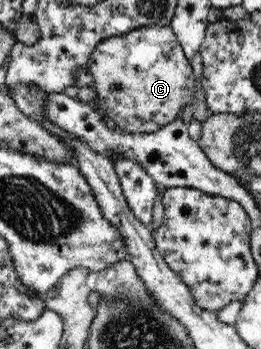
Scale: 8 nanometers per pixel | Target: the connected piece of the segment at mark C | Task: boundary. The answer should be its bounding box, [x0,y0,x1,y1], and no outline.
[86,26,193,133]

